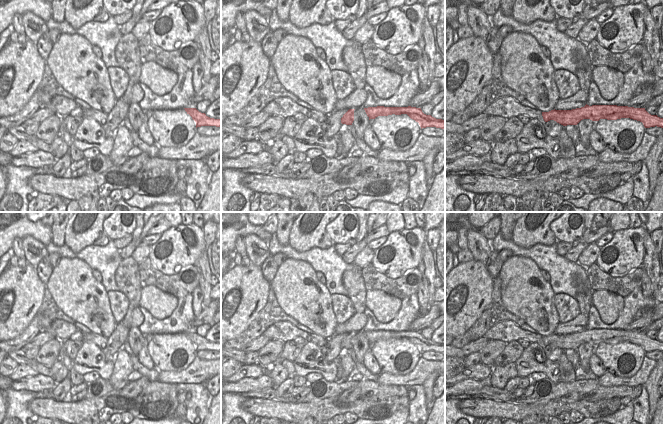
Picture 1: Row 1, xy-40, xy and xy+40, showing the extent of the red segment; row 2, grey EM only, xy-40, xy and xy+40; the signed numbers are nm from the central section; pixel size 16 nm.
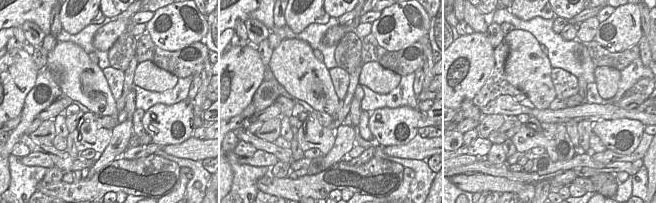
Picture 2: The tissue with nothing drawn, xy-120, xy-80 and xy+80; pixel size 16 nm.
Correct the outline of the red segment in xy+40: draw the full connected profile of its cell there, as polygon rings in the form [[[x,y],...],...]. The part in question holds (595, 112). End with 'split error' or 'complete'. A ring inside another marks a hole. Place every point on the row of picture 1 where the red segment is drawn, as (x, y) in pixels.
[[[585,105],[581,108],[572,110],[551,110],[542,112],[545,122],[554,120],[557,123],[567,125],[577,125],[583,119],[599,121],[600,119],[617,120],[621,118],[630,118],[643,123],[645,128],[661,127],[663,128],[663,118],[657,115],[649,114],[645,108],[634,108],[617,105]]]; complete

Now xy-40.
[[[184,108],[187,114],[196,122],[196,128],[201,126],[221,127],[221,119],[208,117],[205,113],[199,112],[196,108]]]; complete

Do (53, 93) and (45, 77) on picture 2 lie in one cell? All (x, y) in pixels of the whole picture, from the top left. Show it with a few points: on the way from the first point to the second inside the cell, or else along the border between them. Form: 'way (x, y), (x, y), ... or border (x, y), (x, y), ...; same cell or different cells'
way (51, 89), (47, 81); same cell

